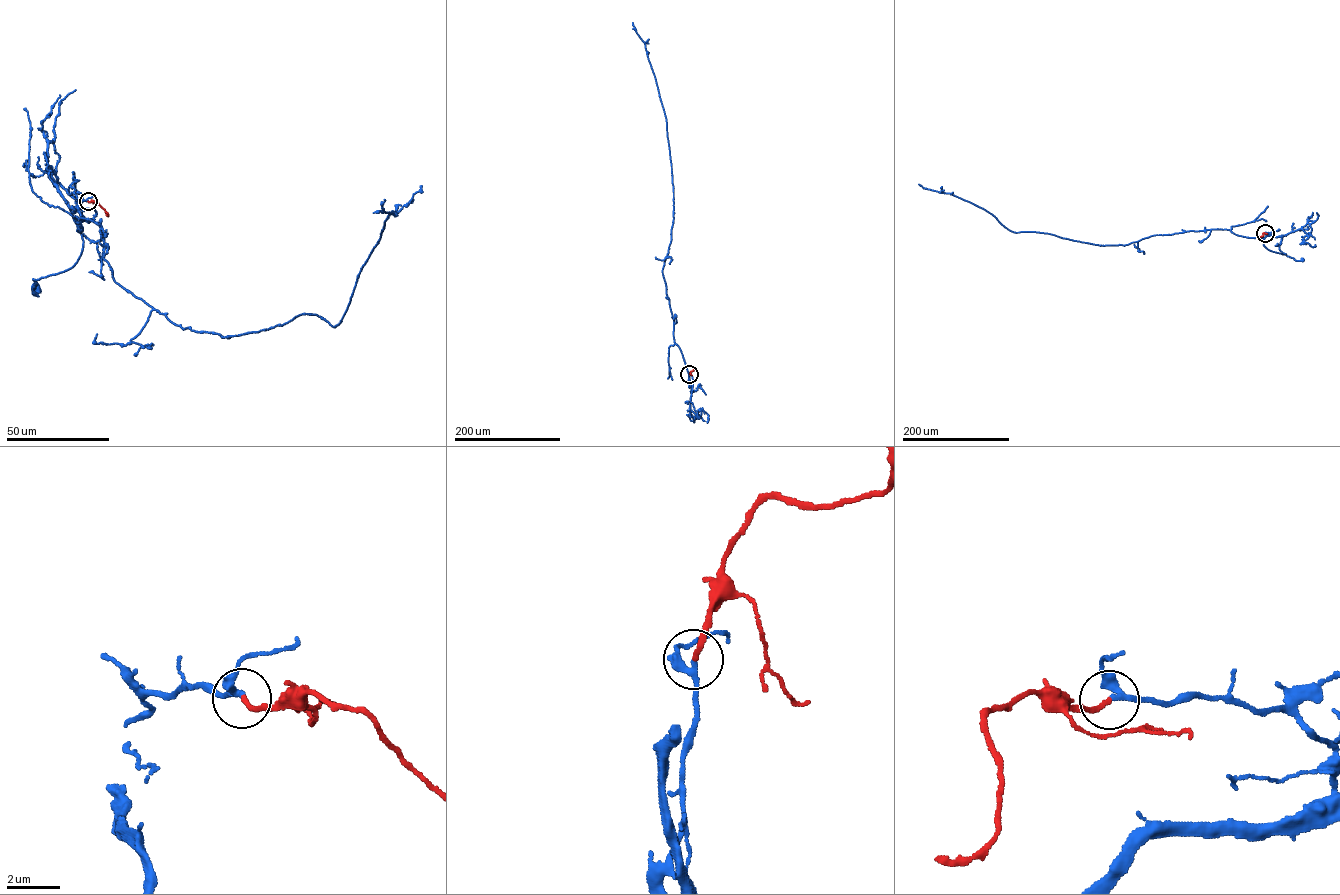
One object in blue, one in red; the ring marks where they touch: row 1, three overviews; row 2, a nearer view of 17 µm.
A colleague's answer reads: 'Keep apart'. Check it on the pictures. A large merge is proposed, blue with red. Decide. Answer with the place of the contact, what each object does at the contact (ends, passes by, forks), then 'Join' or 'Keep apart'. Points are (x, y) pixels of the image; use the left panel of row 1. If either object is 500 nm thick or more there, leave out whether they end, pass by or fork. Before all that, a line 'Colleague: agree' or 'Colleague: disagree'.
Colleague: disagree
Place: (88, 201). At the ring blue passes by. At the ring red ends. Join

